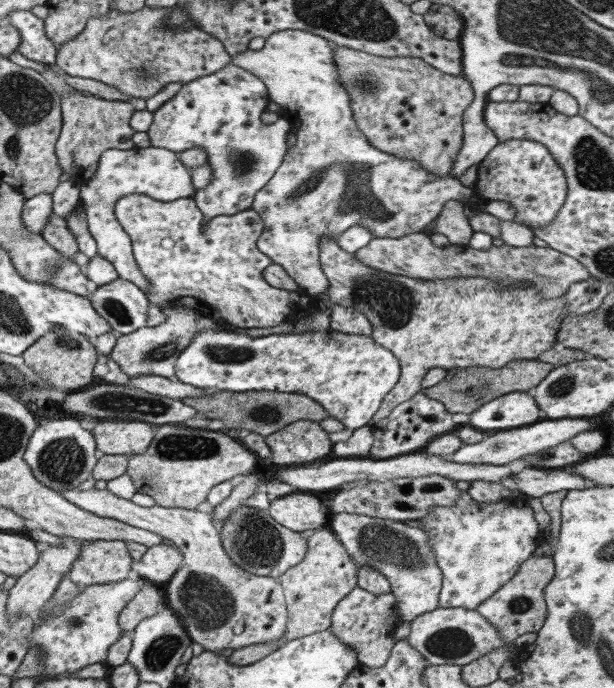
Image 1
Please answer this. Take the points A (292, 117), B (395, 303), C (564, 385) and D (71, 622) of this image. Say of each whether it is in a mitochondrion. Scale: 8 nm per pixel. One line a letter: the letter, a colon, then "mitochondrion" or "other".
A: other
B: mitochondrion
C: mitochondrion
D: mitochondrion

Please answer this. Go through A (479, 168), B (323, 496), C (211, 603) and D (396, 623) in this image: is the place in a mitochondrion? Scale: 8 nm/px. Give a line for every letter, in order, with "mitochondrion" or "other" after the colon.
A: other
B: other
C: mitochondrion
D: other

